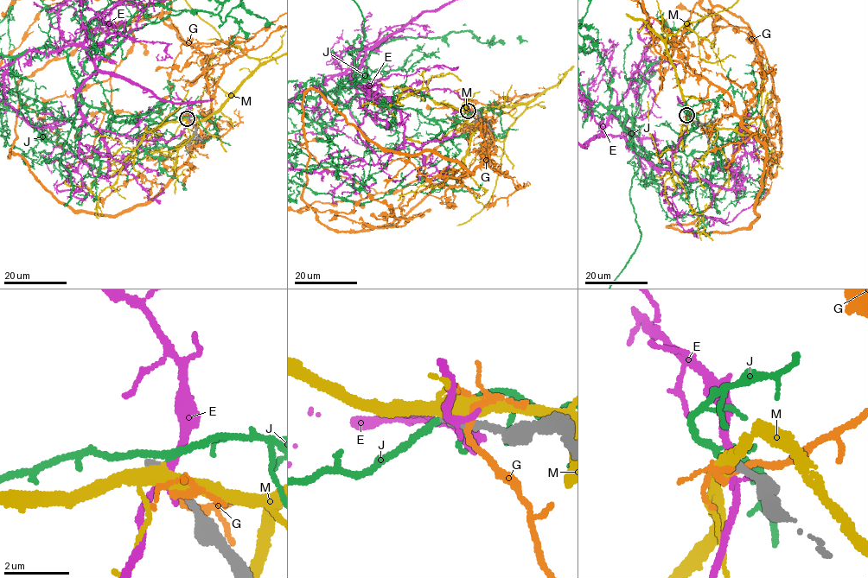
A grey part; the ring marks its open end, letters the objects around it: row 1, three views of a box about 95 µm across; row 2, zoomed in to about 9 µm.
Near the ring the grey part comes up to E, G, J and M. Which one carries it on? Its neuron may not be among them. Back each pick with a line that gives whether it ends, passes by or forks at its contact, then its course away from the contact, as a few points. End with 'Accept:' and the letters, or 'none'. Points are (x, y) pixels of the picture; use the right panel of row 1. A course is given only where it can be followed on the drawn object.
Accept: none

